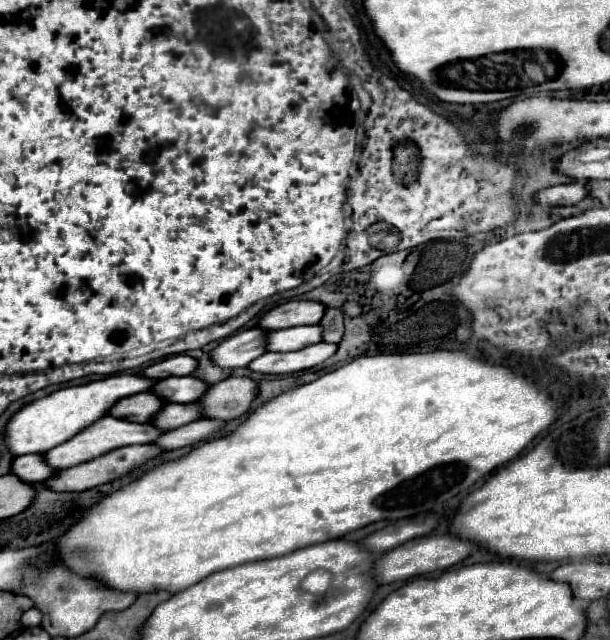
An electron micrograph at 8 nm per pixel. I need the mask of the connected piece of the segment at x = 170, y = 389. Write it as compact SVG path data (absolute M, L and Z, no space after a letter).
M194 375L186 377L168 377L154 385L154 393L160 395L160 399L170 403L192 403L202 397L202 393L208 391L208 383L200 381Z

